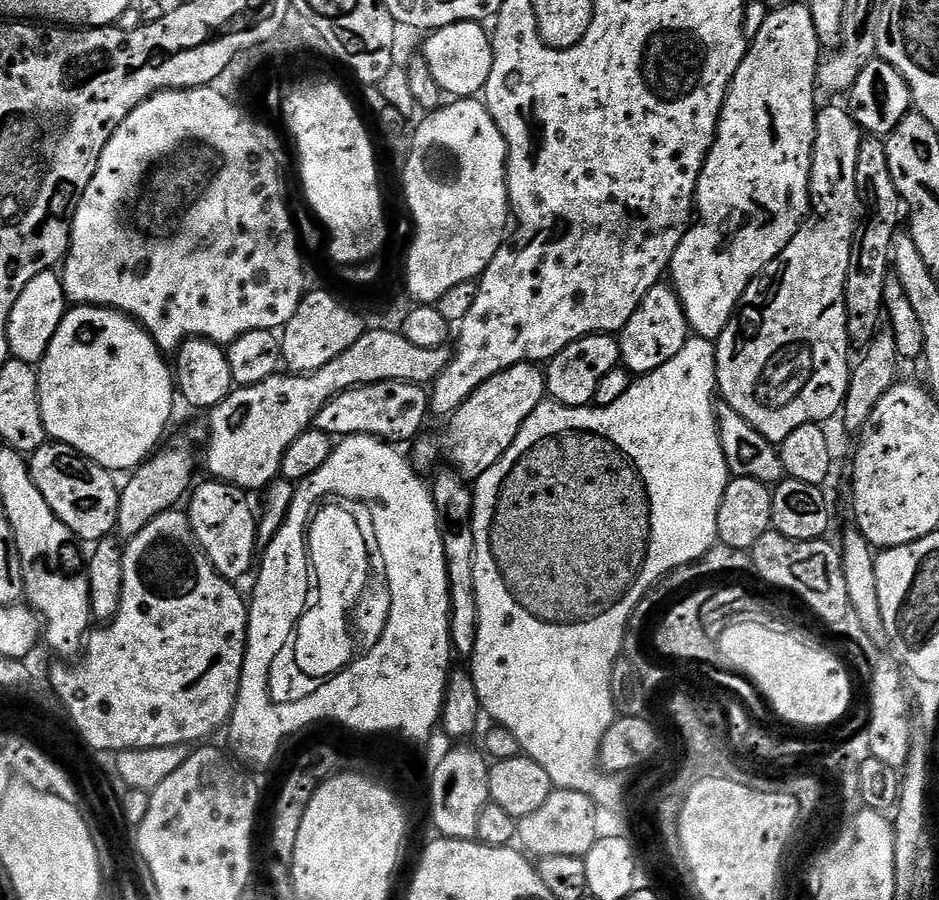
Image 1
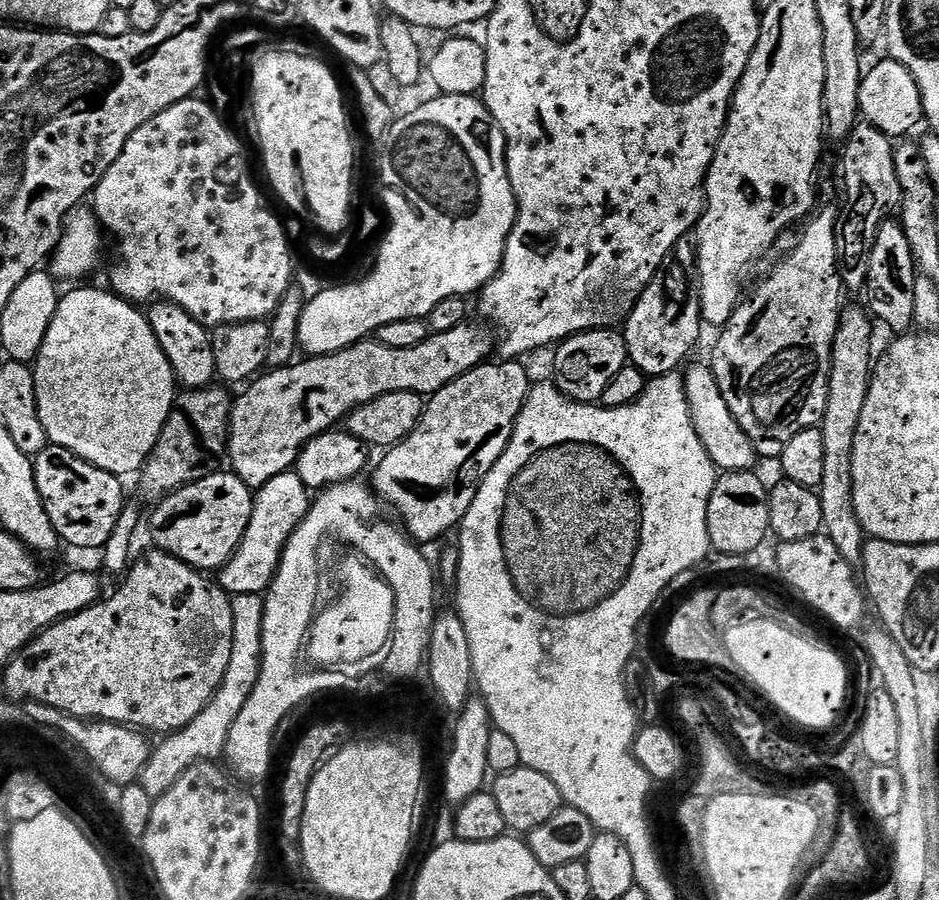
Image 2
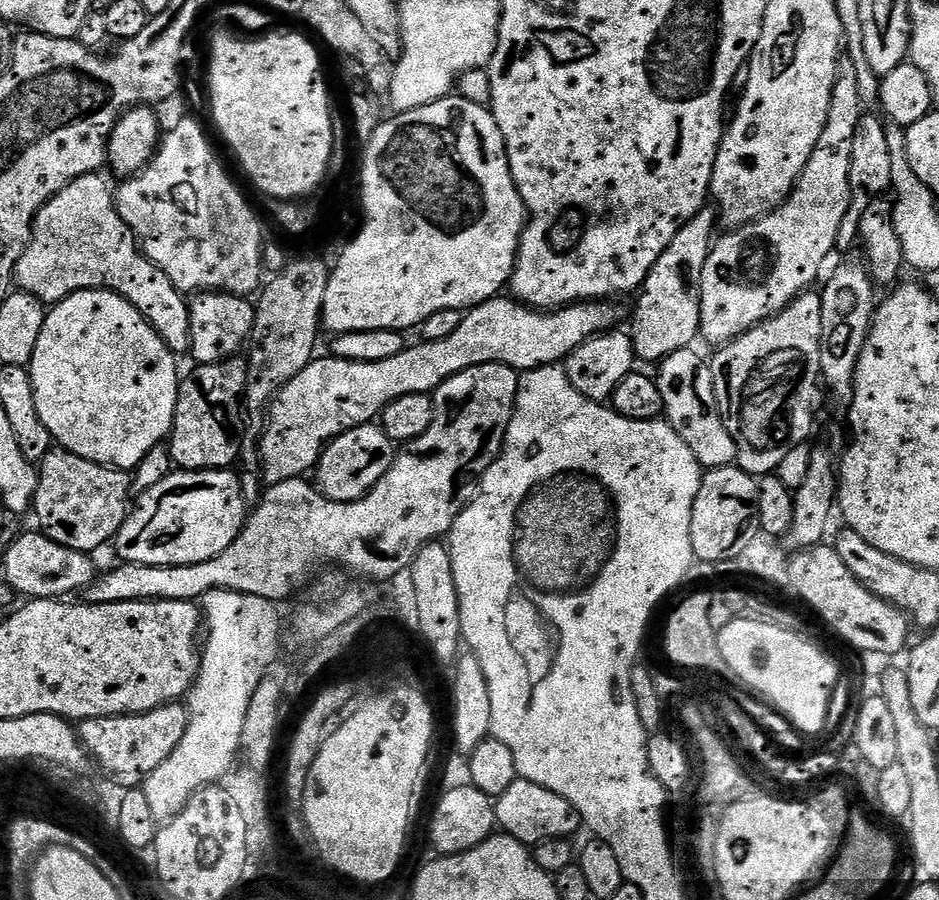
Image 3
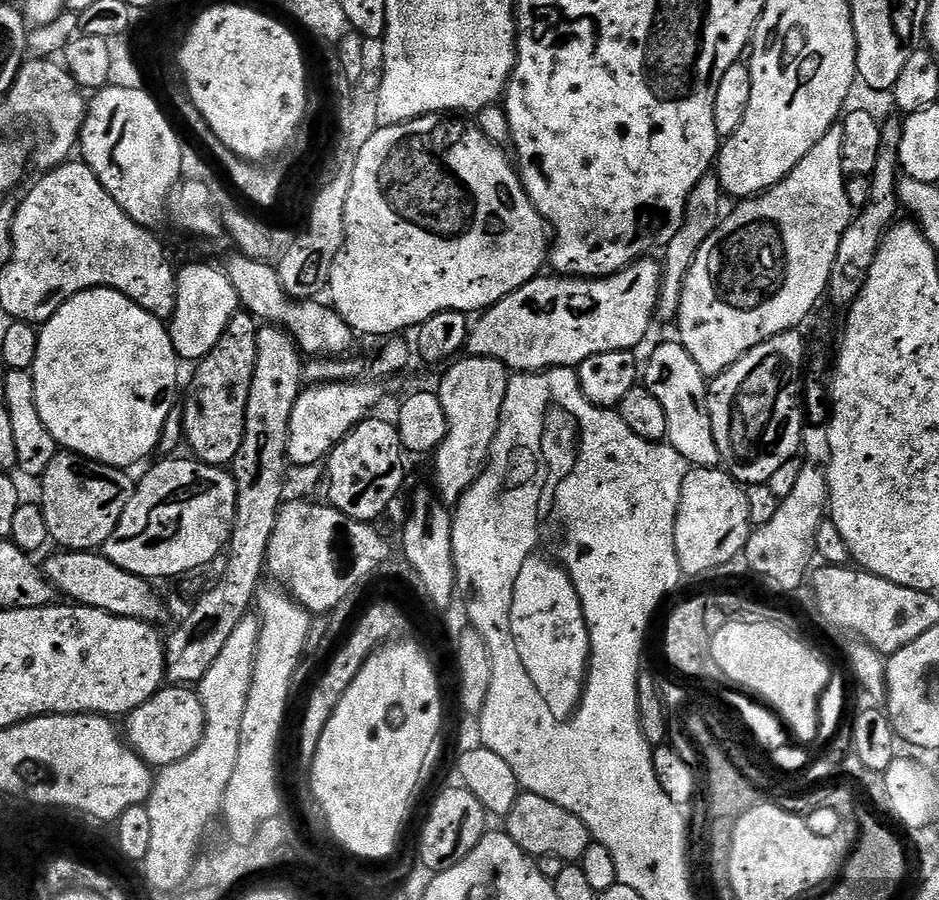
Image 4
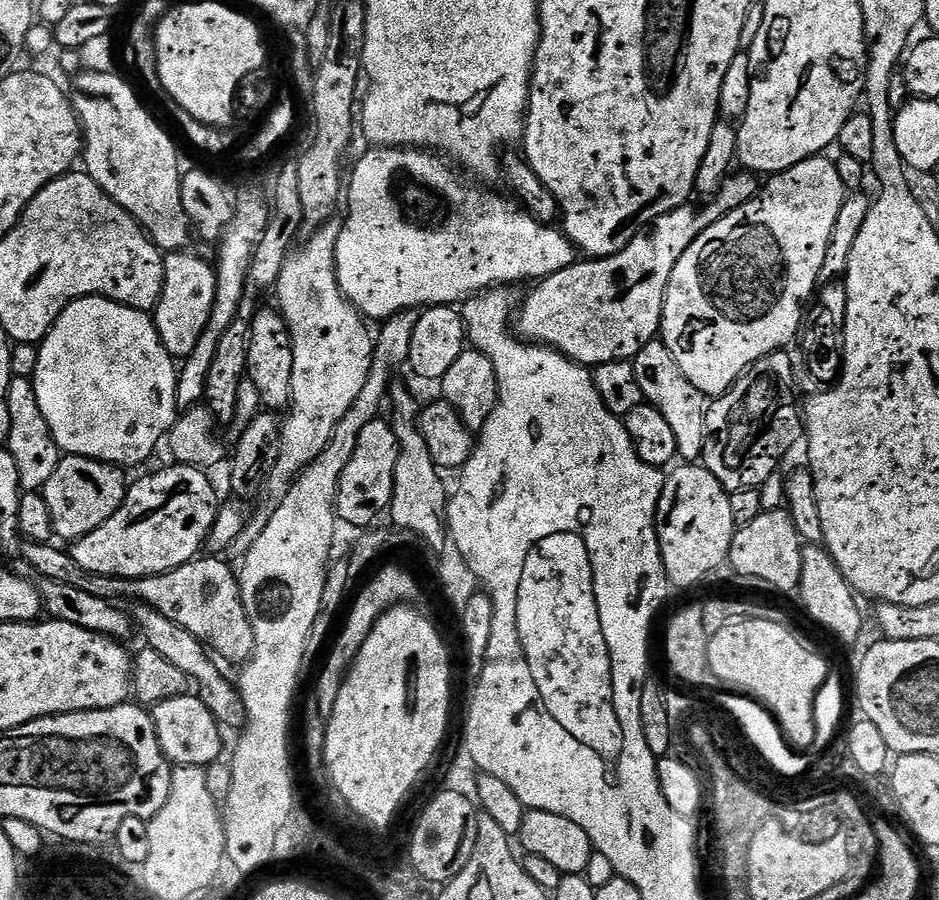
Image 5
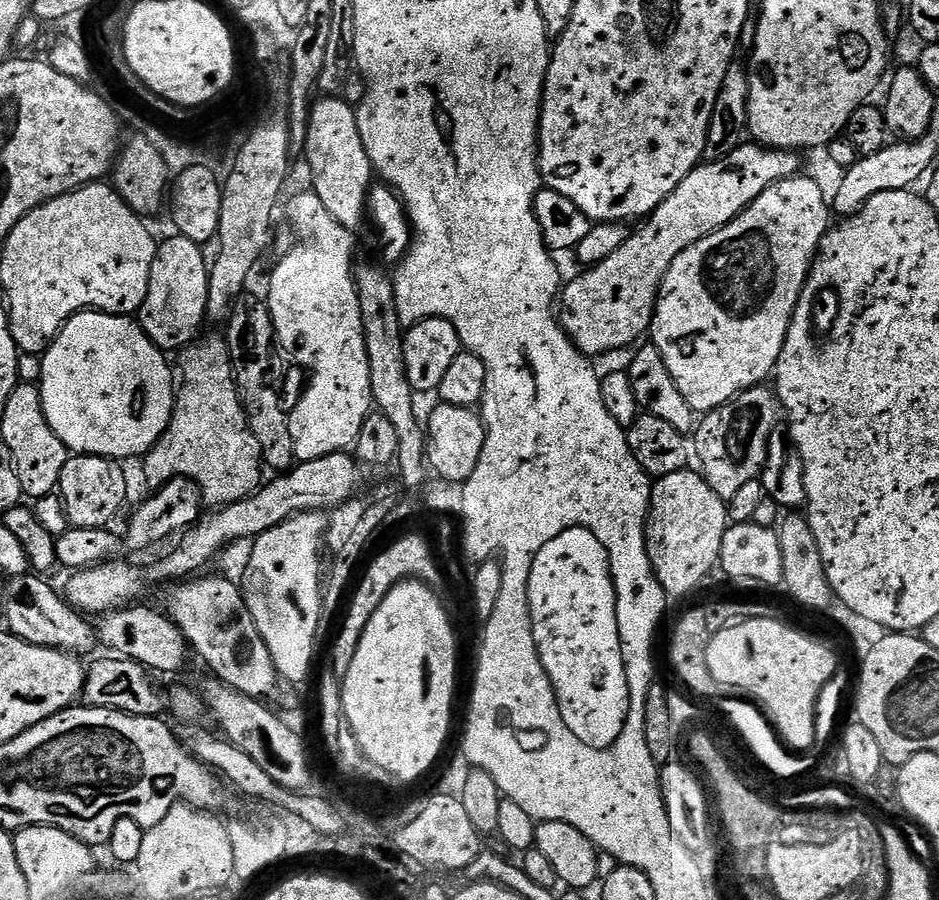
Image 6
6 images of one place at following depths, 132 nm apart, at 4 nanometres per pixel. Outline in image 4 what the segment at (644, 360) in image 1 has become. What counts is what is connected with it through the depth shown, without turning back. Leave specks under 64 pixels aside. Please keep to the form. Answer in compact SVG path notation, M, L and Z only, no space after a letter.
M715 174L703 176L698 182L698 186L694 186L694 190L686 202L682 226L678 230L678 234L674 234L674 238L670 238L670 242L663 249L660 297L656 303L655 319L657 321L675 321L679 317L682 292L688 271L698 254L698 250L702 250L702 242L706 242L706 238L710 238L710 234L714 234L714 230L718 230L721 220L724 219L726 215L724 200L726 201L724 187L720 184L719 176Z

